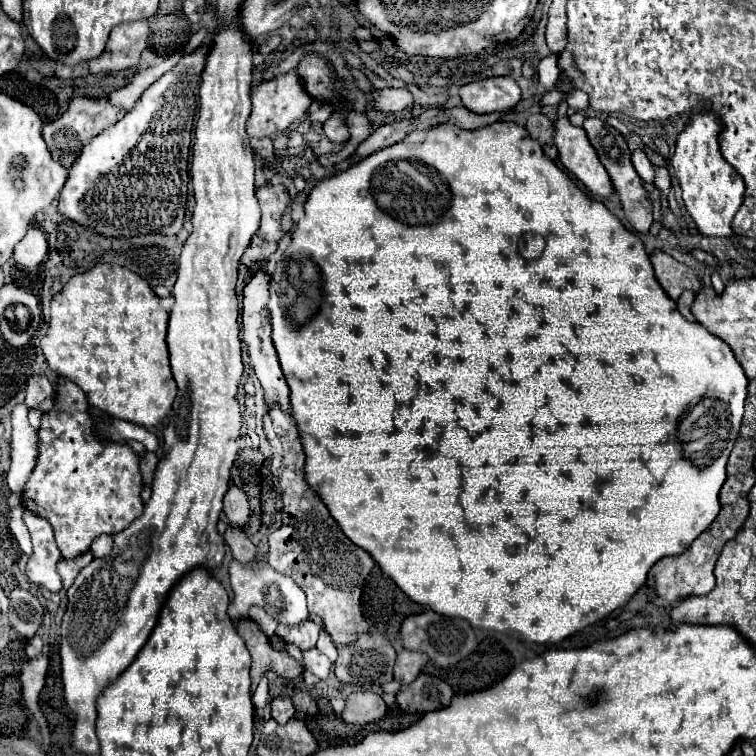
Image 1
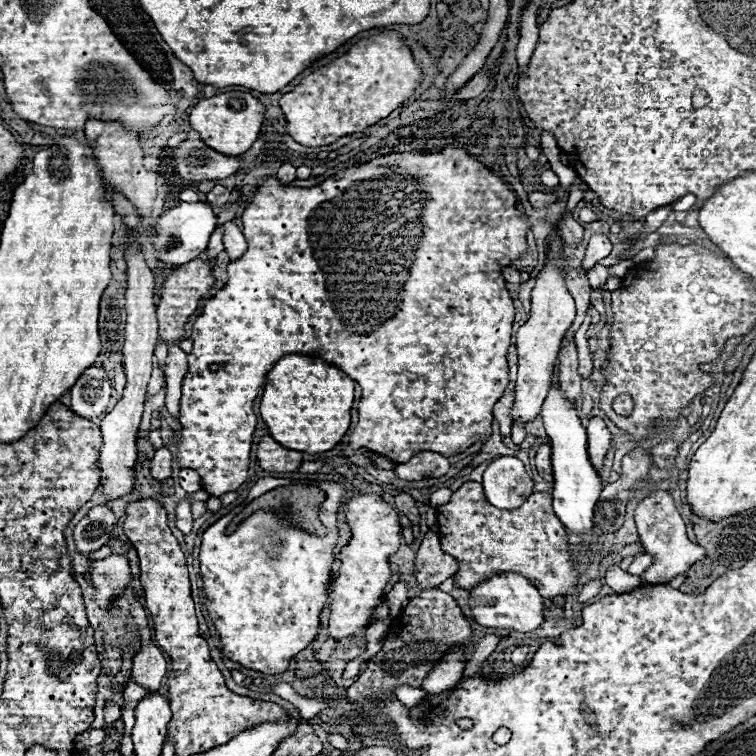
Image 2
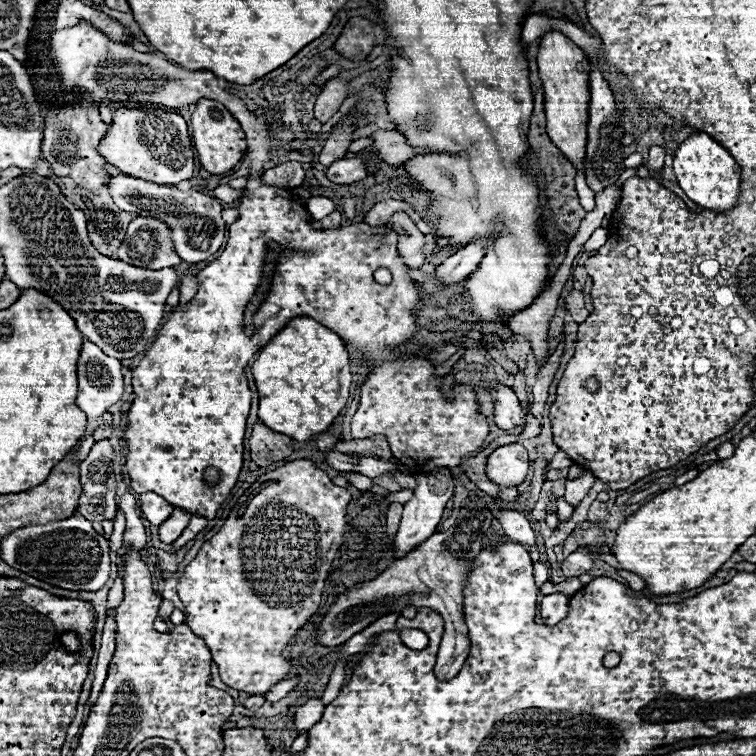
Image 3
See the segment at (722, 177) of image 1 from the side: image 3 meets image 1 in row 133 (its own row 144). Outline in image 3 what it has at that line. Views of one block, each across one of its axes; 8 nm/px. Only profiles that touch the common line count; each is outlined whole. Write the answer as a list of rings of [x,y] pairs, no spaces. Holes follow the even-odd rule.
[[[698,132],[686,138],[678,152],[674,154],[674,174],[678,176],[680,188],[686,192],[686,196],[702,206],[704,210],[712,212],[728,212],[738,204],[740,198],[740,172],[742,168],[736,164],[736,160],[730,156],[730,152],[714,142],[708,134]]]

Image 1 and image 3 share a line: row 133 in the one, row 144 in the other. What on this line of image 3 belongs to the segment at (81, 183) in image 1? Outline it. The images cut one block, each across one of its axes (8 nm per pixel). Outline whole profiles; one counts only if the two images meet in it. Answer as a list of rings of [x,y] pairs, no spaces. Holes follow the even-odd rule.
[[[118,108],[114,122],[98,146],[100,154],[124,174],[156,184],[178,184],[194,172],[194,152],[188,124],[180,114],[164,110]]]

